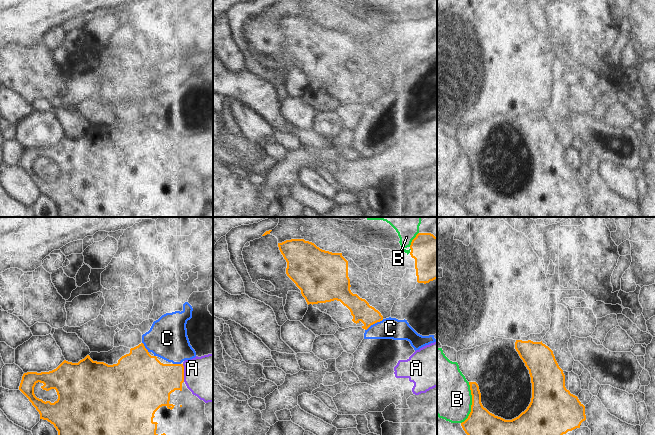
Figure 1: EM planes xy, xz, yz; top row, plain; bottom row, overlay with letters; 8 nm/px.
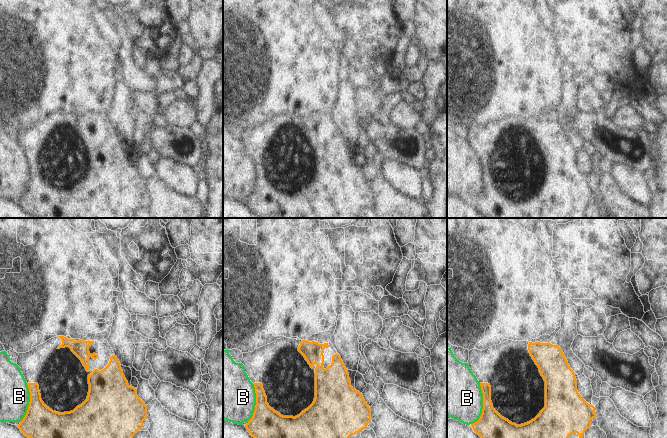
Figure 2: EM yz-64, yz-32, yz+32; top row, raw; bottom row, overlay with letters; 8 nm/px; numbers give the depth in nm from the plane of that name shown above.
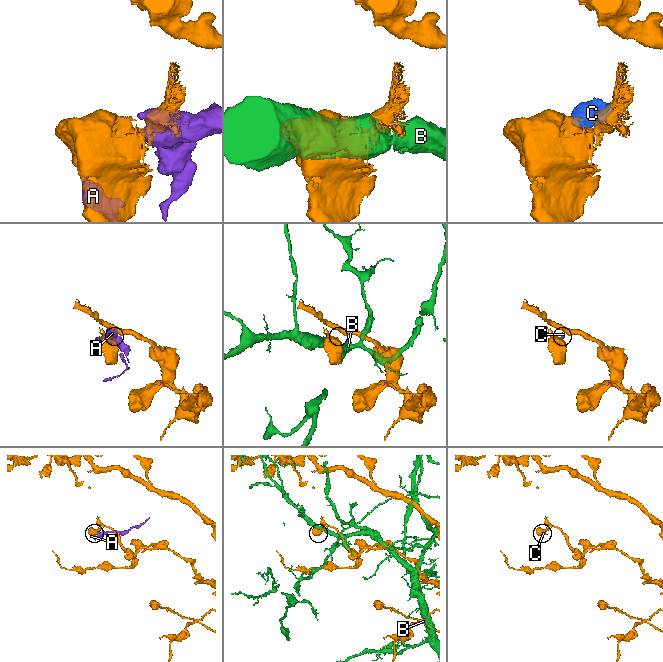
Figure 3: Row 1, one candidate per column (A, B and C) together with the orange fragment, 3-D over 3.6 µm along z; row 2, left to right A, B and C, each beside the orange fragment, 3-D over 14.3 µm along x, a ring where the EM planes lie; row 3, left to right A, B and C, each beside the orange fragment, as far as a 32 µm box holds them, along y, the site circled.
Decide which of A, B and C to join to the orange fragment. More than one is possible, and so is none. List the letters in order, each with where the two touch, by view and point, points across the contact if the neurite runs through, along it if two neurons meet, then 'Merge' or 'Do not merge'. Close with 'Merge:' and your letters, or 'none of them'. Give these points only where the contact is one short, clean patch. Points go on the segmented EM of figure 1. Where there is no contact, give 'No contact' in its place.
A: Touches orange at xy (183, 373). Boundary: xy (182, 364), (184, 381). Do not merge
B: Touches orange at yz (472, 403). Do not merge
C: Touches orange at xz (374, 323). Boundary: xz (383, 319), (371, 324), (365, 330). Do not merge
Merge: none of them

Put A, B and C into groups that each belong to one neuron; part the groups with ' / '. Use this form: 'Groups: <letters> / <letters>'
Groups: A C / B

